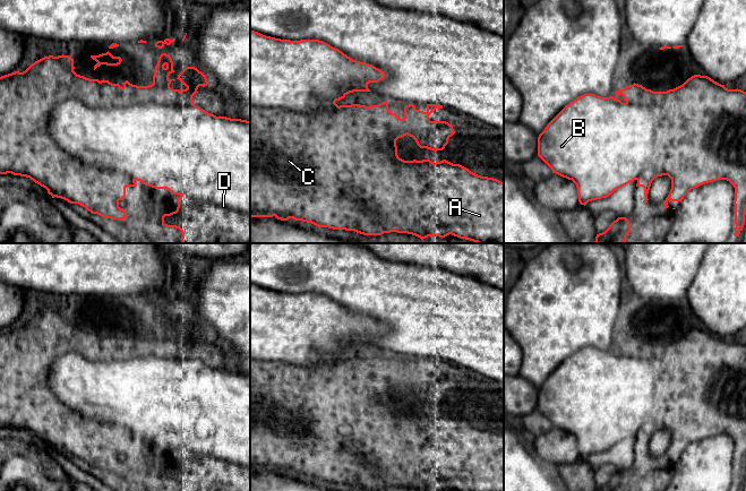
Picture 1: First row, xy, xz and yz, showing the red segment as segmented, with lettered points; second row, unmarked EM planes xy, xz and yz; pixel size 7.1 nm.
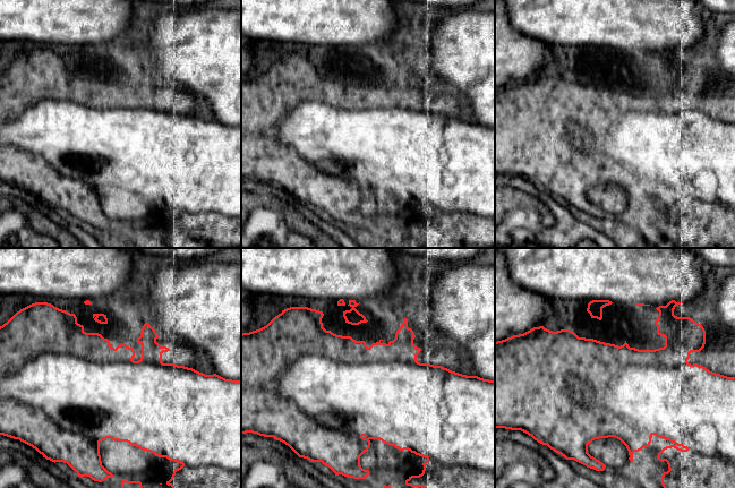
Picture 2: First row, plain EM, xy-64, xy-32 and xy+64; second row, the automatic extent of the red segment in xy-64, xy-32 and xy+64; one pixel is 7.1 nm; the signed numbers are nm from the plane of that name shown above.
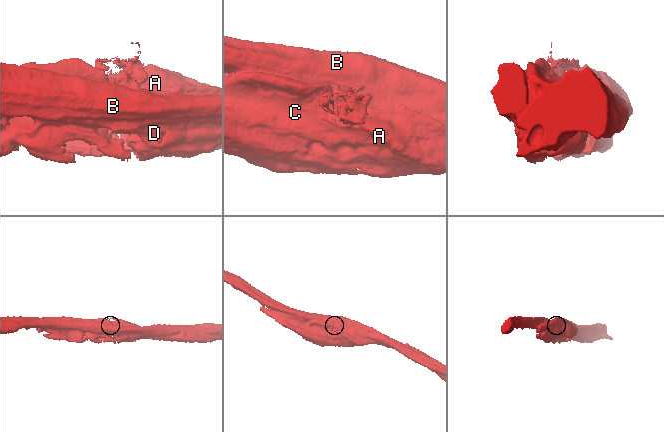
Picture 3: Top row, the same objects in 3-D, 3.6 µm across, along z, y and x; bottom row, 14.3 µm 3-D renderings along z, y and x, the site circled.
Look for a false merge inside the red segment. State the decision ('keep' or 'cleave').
cleave

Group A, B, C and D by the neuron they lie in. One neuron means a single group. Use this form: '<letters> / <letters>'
A C D / B

